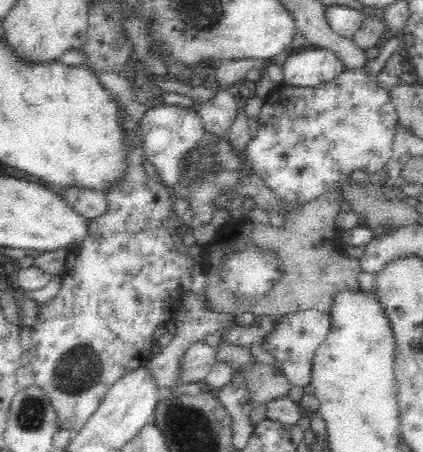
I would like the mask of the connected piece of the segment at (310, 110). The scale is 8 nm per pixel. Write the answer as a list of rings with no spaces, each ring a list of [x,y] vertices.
[[[394,36],[369,54],[360,67],[346,69],[331,81],[311,87],[296,87],[281,84],[272,89],[262,105],[259,128],[248,142],[248,161],[254,171],[264,179],[274,196],[291,204],[303,203],[337,188],[350,179],[354,170],[368,174],[382,173],[391,155],[391,144],[398,122],[389,90],[380,87],[376,75],[384,63],[400,48],[402,37]]]

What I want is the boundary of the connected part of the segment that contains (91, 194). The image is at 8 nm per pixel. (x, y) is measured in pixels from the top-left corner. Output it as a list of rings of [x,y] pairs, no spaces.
[[[66,188],[59,190],[62,198],[86,220],[91,221],[108,212],[106,195],[95,190]]]

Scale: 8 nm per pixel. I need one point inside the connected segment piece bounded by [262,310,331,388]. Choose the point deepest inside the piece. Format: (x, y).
(295, 338)

